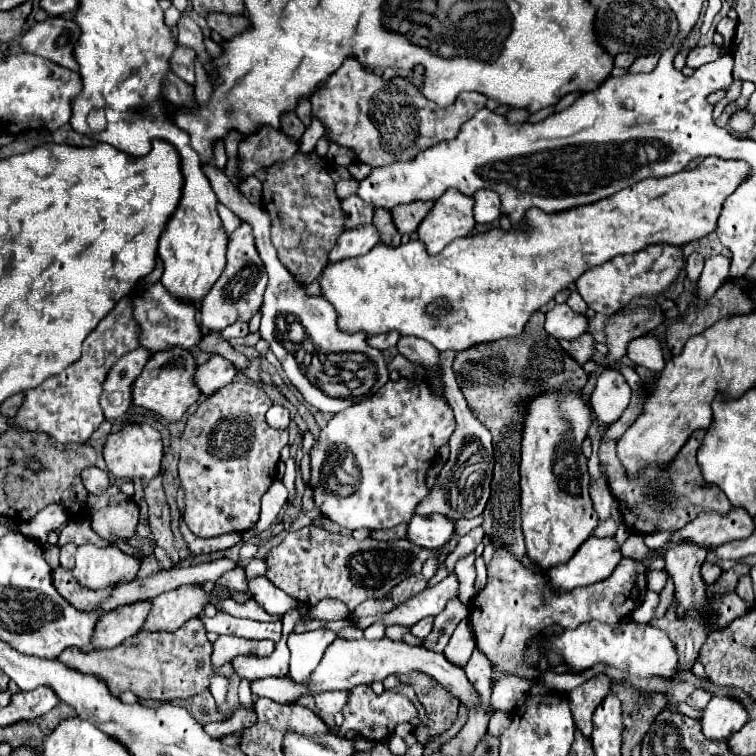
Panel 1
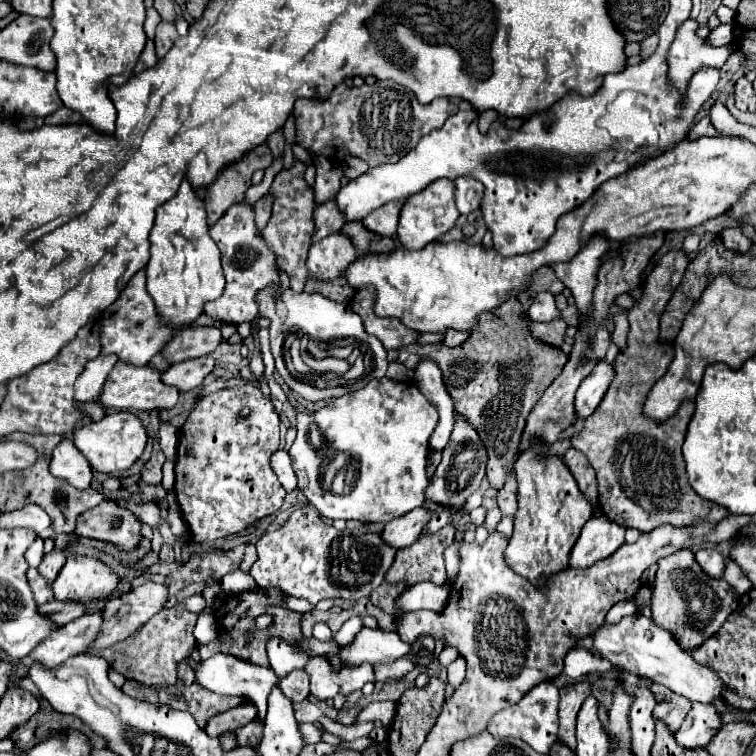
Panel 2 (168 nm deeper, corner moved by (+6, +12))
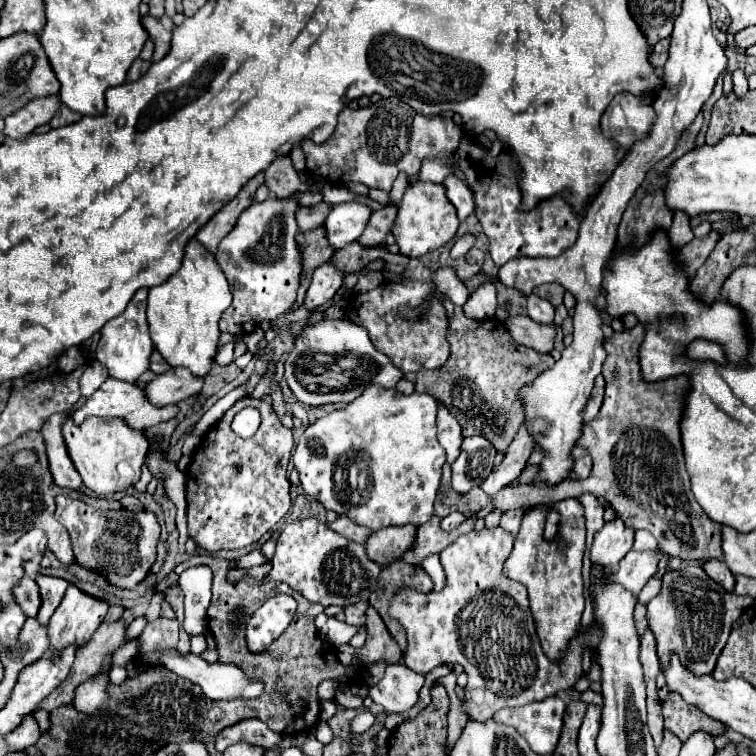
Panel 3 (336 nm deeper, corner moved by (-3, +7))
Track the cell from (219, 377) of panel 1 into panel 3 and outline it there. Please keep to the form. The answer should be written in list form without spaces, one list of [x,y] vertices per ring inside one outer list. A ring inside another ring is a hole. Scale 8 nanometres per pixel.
[[[172,367],[168,373],[156,375],[152,381],[146,383],[144,395],[152,405],[164,407],[172,403],[180,403],[192,395],[196,395],[202,389],[202,379],[194,377],[184,367]]]

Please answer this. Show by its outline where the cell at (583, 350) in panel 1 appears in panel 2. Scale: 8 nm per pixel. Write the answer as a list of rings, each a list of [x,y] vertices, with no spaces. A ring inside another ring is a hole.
[[[553,320],[553,322],[547,322],[547,324],[533,322],[531,332],[533,332],[535,338],[539,338],[539,340],[551,344],[551,346],[561,346],[565,336],[567,336],[567,324],[563,320]]]

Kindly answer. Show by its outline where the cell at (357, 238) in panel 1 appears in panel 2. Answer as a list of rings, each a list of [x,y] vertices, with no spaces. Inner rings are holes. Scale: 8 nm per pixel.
[[[335,232],[333,236],[327,236],[311,244],[307,268],[309,268],[309,274],[317,278],[335,280],[345,272],[347,264],[353,262],[355,256],[357,256],[357,250],[351,244],[351,240],[347,240],[343,232]]]

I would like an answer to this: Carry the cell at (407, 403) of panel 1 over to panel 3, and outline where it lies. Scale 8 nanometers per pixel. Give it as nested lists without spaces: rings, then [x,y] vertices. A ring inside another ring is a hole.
[[[370,383],[370,385],[364,389],[364,393],[362,393],[356,401],[352,401],[350,405],[346,405],[344,409],[338,409],[338,411],[332,411],[332,413],[320,417],[316,423],[308,425],[306,431],[302,433],[302,437],[300,437],[300,441],[298,441],[298,445],[296,445],[296,449],[294,449],[292,459],[294,459],[294,465],[296,465],[298,473],[300,473],[300,483],[302,483],[302,487],[304,487],[304,493],[310,495],[312,499],[320,501],[326,509],[330,509],[330,511],[334,511],[334,513],[338,513],[338,515],[346,515],[346,517],[352,519],[354,523],[364,525],[364,527],[368,527],[368,529],[372,529],[372,531],[378,531],[378,529],[384,529],[384,527],[392,527],[392,525],[408,525],[408,523],[410,523],[410,525],[416,525],[416,527],[418,527],[418,525],[424,525],[424,523],[432,517],[432,505],[434,505],[436,491],[438,491],[438,485],[440,485],[442,465],[444,465],[444,461],[446,461],[444,449],[440,447],[440,443],[438,443],[438,439],[436,439],[436,411],[438,411],[438,405],[436,405],[434,397],[430,397],[428,393],[416,393],[416,391],[414,391],[412,395],[402,395],[402,393],[398,393],[396,389],[384,389],[384,387],[380,387],[380,385]],[[342,459],[344,459],[344,465],[348,465],[348,459],[354,461],[354,463],[356,463],[356,459],[358,459],[356,467],[358,467],[358,471],[360,471],[360,475],[362,475],[356,489],[350,489],[350,485],[344,481],[344,485],[346,485],[346,499],[338,499],[336,477],[334,477],[336,465],[338,465]]]

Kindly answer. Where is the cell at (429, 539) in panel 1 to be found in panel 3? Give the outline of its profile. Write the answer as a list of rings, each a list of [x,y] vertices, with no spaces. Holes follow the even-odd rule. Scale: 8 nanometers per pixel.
[[[414,525],[386,527],[386,529],[372,533],[372,537],[368,537],[364,547],[366,547],[368,557],[372,557],[372,561],[386,567],[386,565],[398,561],[402,557],[402,553],[412,547],[414,535],[416,535]]]

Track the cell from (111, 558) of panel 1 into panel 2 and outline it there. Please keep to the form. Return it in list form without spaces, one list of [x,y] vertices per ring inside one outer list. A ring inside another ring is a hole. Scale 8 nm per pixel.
[[[71,554],[57,574],[53,590],[57,600],[79,600],[91,608],[87,612],[95,612],[105,606],[105,598],[119,582],[119,576],[109,564],[91,556]]]

